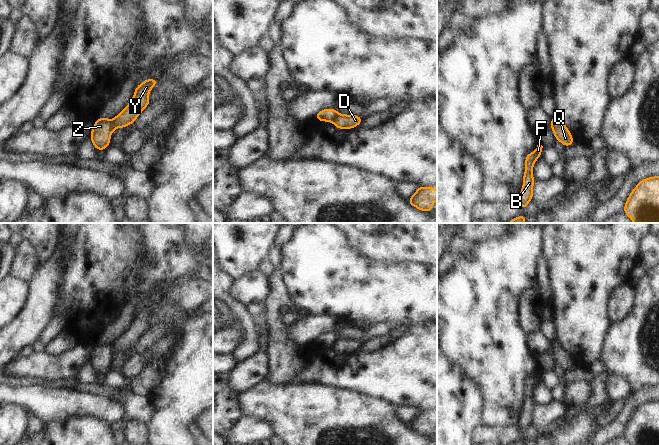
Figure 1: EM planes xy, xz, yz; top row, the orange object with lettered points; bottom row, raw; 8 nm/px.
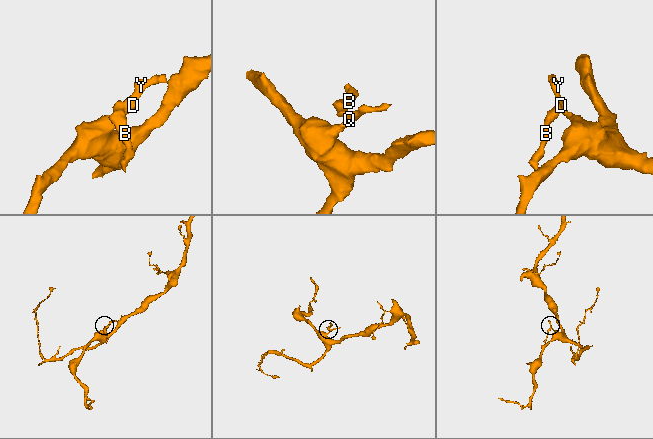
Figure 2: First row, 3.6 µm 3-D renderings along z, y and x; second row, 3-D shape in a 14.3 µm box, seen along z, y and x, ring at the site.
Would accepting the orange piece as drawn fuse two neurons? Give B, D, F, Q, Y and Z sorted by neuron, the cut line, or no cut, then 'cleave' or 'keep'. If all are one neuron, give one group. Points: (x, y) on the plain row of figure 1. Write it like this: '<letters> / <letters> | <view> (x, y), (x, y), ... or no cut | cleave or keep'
B F Z / D Q Y | xy (110, 344), (113, 353) | cleave

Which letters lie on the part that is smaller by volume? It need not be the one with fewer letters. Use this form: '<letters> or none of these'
B, F, Z

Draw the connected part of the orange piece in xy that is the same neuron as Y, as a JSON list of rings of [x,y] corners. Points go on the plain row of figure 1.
[[[148,302],[135,312],[131,325],[111,344],[113,354],[118,353],[119,351],[125,352],[138,342],[140,337],[149,329],[149,317],[158,305],[158,303]]]

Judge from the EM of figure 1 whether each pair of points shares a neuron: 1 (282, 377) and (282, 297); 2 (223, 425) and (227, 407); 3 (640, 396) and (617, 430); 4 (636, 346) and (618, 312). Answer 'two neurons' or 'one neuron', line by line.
1: one neuron
2: one neuron
3: one neuron
4: two neurons

